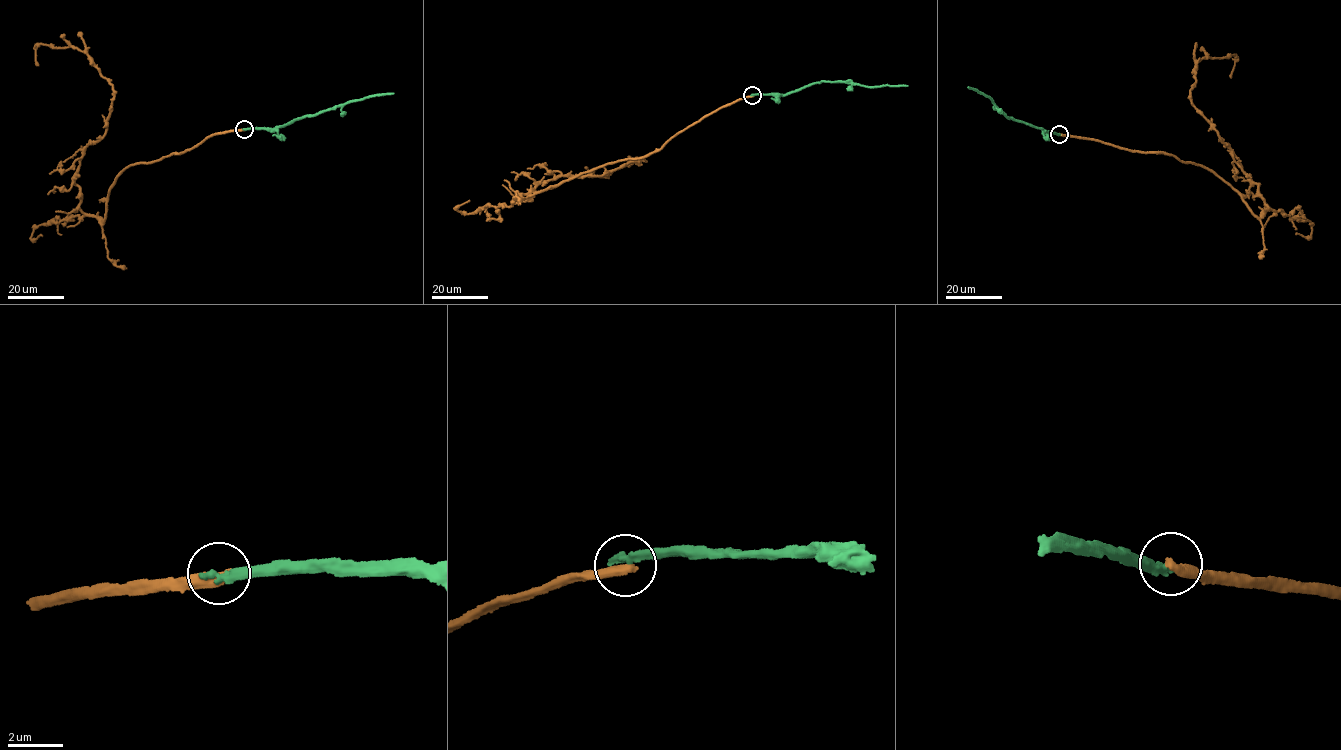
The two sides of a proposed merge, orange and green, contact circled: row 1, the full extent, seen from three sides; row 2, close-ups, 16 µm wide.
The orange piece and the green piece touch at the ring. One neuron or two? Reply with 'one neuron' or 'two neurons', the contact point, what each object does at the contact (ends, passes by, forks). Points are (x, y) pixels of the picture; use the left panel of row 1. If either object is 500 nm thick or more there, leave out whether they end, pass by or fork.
two neurons; place (244, 129); orange ends; green ends

